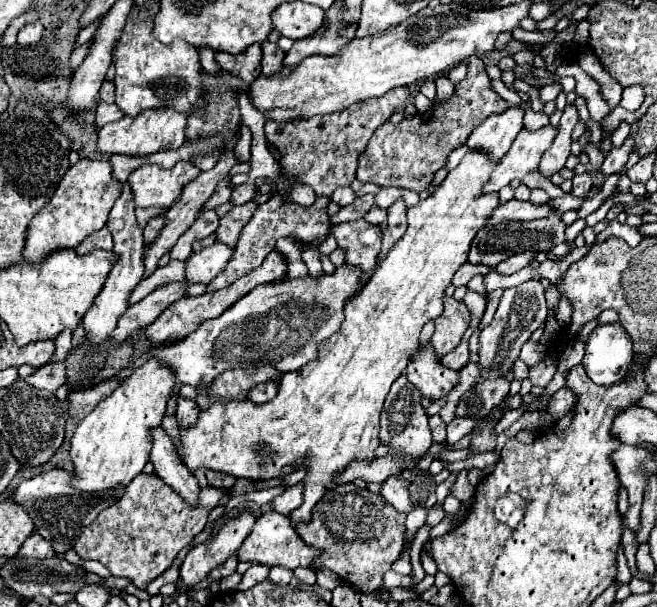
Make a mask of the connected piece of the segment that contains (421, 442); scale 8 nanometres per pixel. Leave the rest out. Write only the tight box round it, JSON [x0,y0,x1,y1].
[381,374,433,458]

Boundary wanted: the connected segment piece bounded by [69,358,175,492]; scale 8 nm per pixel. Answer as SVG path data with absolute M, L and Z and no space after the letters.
M149 358L79 422L69 448L69 456L75 464L75 478L71 482L75 488L83 492L101 492L117 484L127 486L141 474L143 466L149 462L151 430L161 428L167 400L171 398L171 386L175 386L175 374L171 374L167 366L159 366L155 358Z

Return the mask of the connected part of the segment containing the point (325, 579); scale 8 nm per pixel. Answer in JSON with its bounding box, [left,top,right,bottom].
[317,566,339,590]

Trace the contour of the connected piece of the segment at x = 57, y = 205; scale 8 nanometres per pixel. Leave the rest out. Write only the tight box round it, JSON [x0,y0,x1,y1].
[23,158,123,264]

